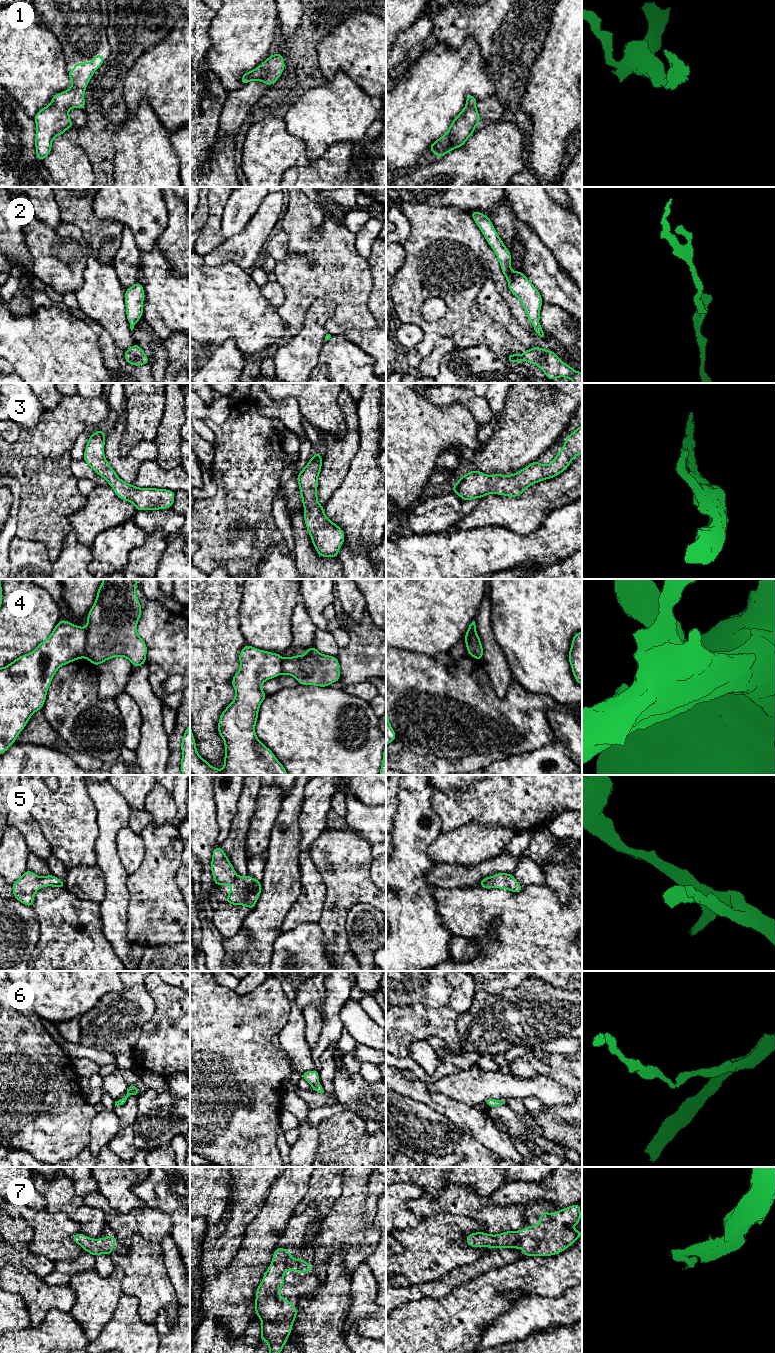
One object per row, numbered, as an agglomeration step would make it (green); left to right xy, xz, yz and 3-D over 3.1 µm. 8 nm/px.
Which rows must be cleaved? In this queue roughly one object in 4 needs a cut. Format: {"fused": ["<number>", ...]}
{"fused": ["4"]}

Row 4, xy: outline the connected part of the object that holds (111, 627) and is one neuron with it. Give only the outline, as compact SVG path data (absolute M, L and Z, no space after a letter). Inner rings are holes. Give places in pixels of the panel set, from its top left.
M103 579L96 600L87 615L85 658L93 665L98 666L117 656L127 658L133 667L140 667L146 663L147 645L137 634L137 623L143 610L135 591L137 584L137 579Z

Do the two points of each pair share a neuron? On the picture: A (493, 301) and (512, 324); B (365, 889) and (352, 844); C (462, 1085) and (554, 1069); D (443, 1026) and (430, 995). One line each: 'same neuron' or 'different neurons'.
A: same neuron
B: same neuron
C: different neurons
D: different neurons

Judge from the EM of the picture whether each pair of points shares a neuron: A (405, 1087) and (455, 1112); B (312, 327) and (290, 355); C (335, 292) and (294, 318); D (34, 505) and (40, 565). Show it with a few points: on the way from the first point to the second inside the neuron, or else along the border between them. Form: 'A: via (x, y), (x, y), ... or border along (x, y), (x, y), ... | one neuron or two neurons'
A: via (417, 1090), (432, 1103), (443, 1105) | one neuron
B: via (311, 334), (297, 348) | one neuron
C: via (323, 292), (314, 292), (300, 306) | one neuron
D: border along (16, 534), (41, 541), (45, 545), (50, 561) | two neurons

